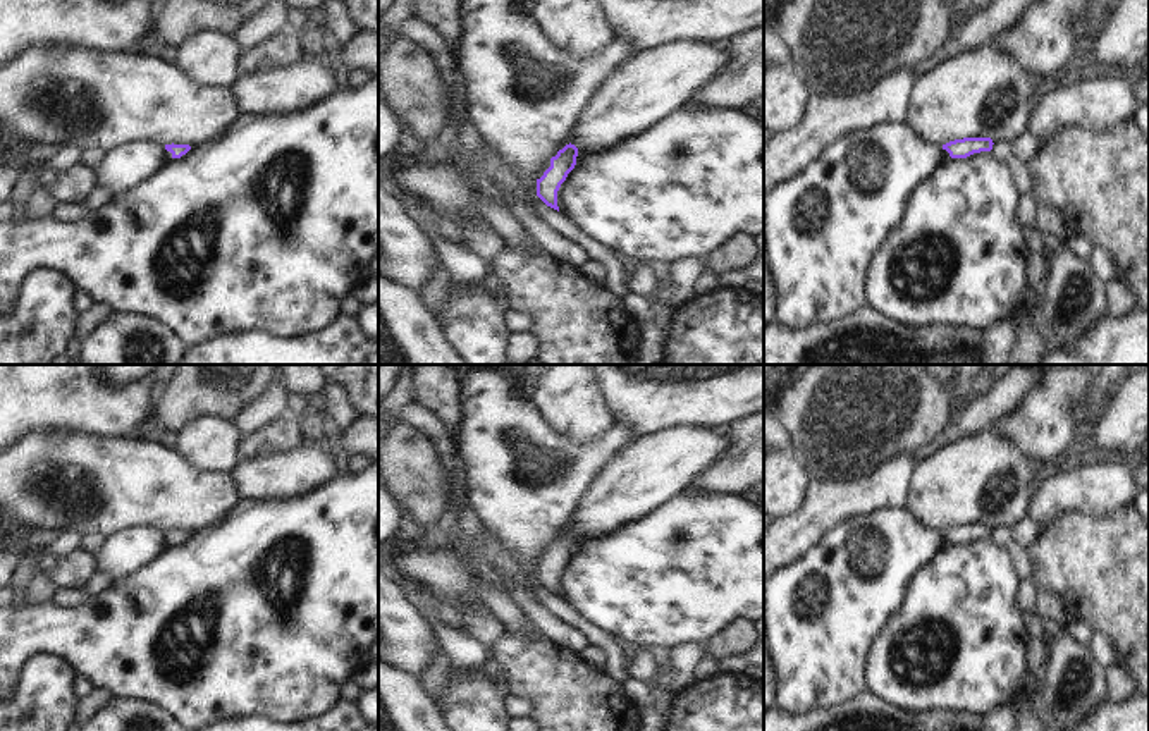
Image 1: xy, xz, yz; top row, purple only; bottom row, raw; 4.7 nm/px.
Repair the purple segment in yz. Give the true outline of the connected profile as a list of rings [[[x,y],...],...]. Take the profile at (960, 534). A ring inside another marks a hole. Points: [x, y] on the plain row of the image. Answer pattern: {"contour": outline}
{"contour": [[[963,523],[949,526],[943,531],[939,531],[941,538],[941,550],[949,549],[951,544],[967,544],[974,538],[980,537],[991,537],[992,535],[992,525],[991,523]]]}

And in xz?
{"contour": [[[574,516],[557,530],[554,538],[533,561],[537,566],[537,581],[557,597],[557,576],[576,550],[578,533],[571,528],[573,523]]]}

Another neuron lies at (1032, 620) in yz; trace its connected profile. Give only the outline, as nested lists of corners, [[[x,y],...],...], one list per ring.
[[[1023,611],[1023,624],[1030,636],[1046,636],[1044,617],[1037,611]]]

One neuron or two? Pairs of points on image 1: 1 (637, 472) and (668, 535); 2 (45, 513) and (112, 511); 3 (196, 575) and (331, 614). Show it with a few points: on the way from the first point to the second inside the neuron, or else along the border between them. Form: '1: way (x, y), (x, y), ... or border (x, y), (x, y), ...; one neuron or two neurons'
1: border (687, 487), (651, 513), (628, 520), (620, 527); two neurons
2: way (62, 508), (95, 509); one neuron
3: way (229, 592), (253, 616), (281, 635), (298, 632); one neuron

